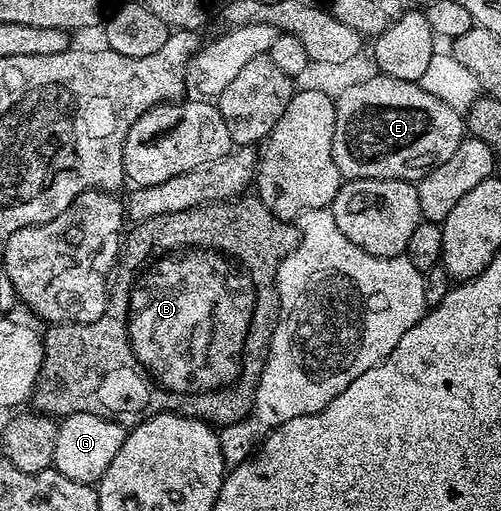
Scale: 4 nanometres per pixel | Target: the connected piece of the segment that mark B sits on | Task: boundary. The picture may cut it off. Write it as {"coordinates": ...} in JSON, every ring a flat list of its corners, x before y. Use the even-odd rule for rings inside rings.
{"coordinates":[[244,196,230,202,216,202,210,206,195,206,192,210,173,212,166,215,165,222,171,225,171,230,164,232,164,242,145,244,143,256,133,264,133,268,129,268,127,274,123,274,125,300,123,306,117,308,117,312,113,312,113,308,107,308,96,322,64,322,46,327,47,334,45,330,42,335,43,367,33,395,34,409,38,413,50,414,59,420,70,414,96,414,109,418,118,415,119,410,115,403,115,386,119,390,127,386,127,398,135,405,139,416,150,416,156,412,184,414,186,418,200,418,202,422,216,428,227,426,218,431,219,443,224,463,234,468,251,457,272,430,297,416,321,412,333,399,341,396,341,392,345,392,345,388,349,388,349,384,353,384,357,376,385,361,393,348,401,344,401,336,405,336,405,332,409,332,413,324,421,321,429,309,425,300,425,276,420,270,413,268,407,257,379,258,363,251,337,228,337,221,327,208,305,212,298,218,296,225,294,221,273,216,273,212,269,212,269,208,265,208,258,197],[254,406,255,414,249,415,244,422,239,422]]}

